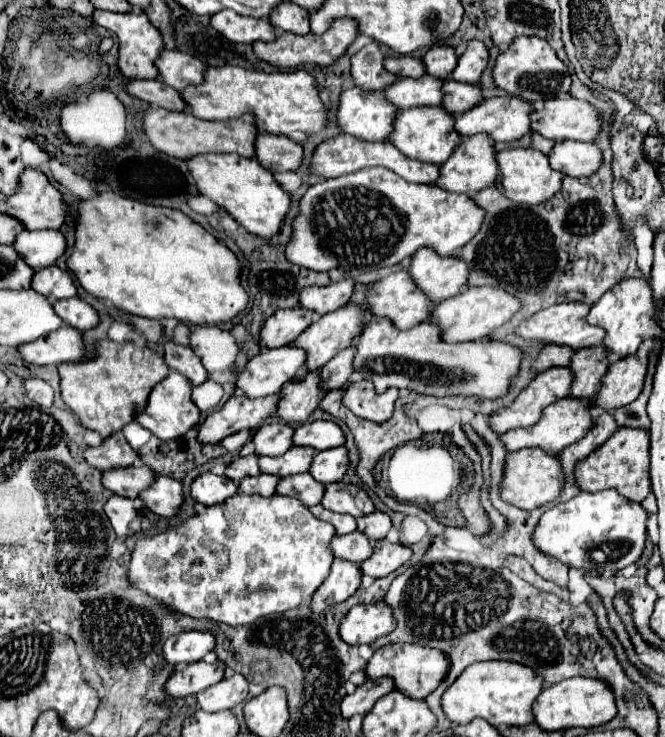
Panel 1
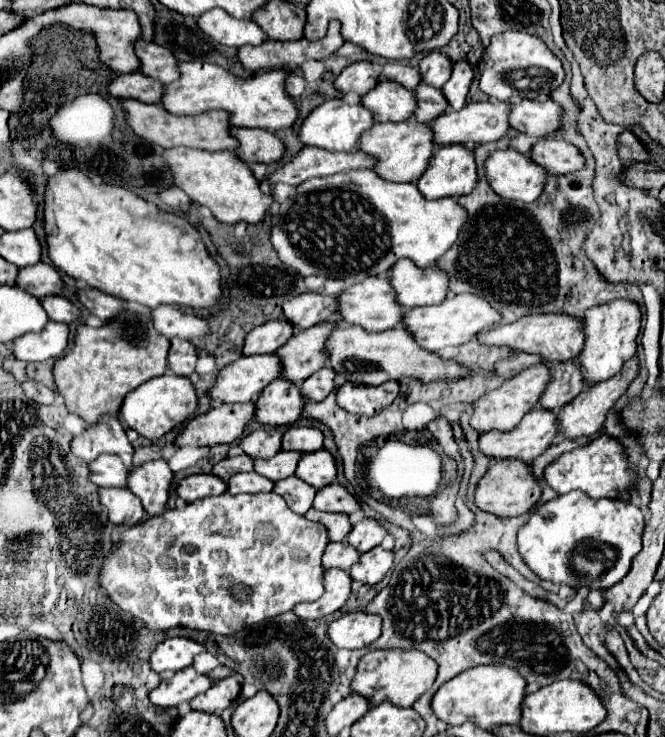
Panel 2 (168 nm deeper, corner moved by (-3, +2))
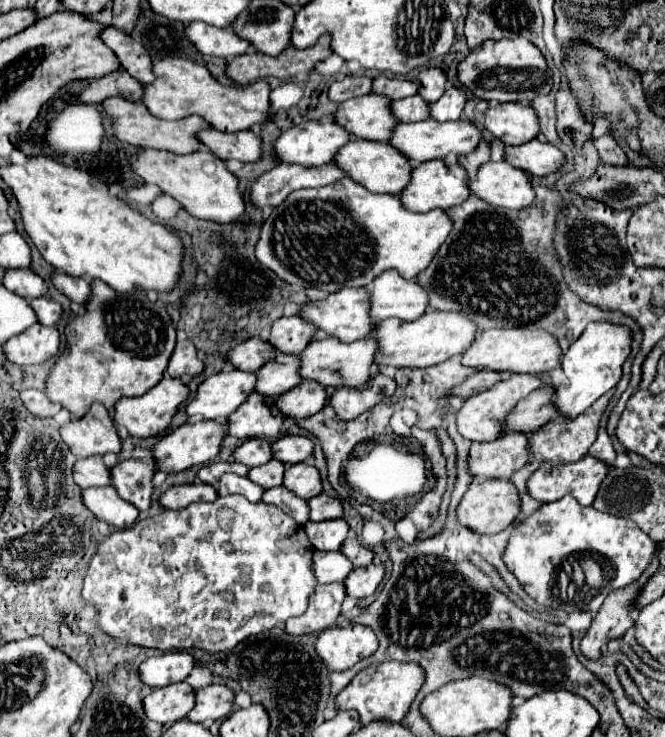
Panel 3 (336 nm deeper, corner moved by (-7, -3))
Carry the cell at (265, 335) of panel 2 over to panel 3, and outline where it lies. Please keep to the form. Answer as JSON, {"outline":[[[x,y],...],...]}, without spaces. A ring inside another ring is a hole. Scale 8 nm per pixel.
{"outline":[[[252,337],[252,339],[246,339],[244,343],[238,343],[236,347],[232,347],[226,355],[226,361],[240,371],[254,373],[266,361],[270,361],[274,355],[276,355],[276,351],[270,343],[262,341],[260,337]]]}

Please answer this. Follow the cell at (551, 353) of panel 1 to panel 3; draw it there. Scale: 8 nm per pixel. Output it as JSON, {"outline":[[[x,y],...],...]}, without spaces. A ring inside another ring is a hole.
{"outline":[[[476,371],[476,373],[472,373],[464,383],[460,383],[458,387],[454,387],[450,393],[448,393],[448,397],[450,395],[454,395],[454,397],[470,397],[470,395],[476,395],[476,393],[480,393],[480,391],[486,391],[486,389],[490,389],[496,381],[500,381],[502,379],[502,375],[500,373],[494,373],[494,371]]]}

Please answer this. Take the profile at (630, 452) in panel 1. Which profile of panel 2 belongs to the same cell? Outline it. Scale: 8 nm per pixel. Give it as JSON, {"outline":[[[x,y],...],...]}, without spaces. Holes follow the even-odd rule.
{"outline":[[[606,434],[596,436],[588,444],[562,454],[554,464],[550,464],[544,470],[544,476],[558,494],[564,494],[570,490],[582,490],[582,492],[590,494],[592,498],[616,496],[616,492],[620,492],[620,488],[636,488],[636,482],[638,482],[638,474],[632,468],[632,464],[628,462],[624,444],[618,438],[612,438]]]}

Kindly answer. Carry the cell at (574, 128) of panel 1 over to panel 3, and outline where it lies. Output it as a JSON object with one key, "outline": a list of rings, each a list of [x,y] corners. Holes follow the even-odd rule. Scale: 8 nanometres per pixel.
{"outline":[[[498,103],[484,111],[484,129],[506,145],[522,145],[538,133],[538,117],[530,105]]]}

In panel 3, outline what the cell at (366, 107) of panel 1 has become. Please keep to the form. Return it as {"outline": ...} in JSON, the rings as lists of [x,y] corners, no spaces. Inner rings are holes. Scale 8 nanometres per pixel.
{"outline":[[[332,119],[304,121],[284,131],[274,141],[274,157],[280,163],[296,163],[304,167],[320,167],[332,161],[336,151],[350,135]]]}

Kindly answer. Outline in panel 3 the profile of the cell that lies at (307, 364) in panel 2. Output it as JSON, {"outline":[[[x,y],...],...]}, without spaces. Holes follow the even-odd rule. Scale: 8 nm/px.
{"outline":[[[278,353],[272,361],[256,371],[256,393],[274,399],[298,385],[300,357]]]}

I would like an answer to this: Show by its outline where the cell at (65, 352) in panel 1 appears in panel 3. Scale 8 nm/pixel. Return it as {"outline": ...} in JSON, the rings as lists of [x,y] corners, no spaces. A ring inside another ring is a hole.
{"outline":[[[40,323],[22,331],[20,335],[4,343],[4,355],[14,365],[36,365],[58,355],[60,333],[56,327],[44,327]]]}

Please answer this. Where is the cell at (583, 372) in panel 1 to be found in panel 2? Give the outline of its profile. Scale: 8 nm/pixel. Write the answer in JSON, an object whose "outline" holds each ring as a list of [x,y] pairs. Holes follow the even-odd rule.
{"outline":[[[576,360],[558,362],[550,366],[550,370],[552,380],[540,398],[540,406],[548,410],[560,410],[582,392],[584,376],[580,376],[580,364],[576,364]]]}

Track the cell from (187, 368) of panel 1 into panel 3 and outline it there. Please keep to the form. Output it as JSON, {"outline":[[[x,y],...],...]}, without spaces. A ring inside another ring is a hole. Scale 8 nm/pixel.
{"outline":[[[178,341],[176,343],[176,349],[170,357],[170,363],[168,363],[168,373],[170,377],[182,377],[182,375],[200,375],[204,371],[204,363],[198,359],[196,355],[196,347],[192,341]]]}

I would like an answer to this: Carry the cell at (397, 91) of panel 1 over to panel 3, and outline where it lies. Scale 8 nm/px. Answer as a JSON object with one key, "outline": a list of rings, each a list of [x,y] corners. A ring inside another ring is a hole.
{"outline":[[[364,95],[356,99],[348,99],[338,105],[334,113],[334,121],[344,127],[356,139],[368,141],[388,141],[396,119],[388,107],[388,97]]]}

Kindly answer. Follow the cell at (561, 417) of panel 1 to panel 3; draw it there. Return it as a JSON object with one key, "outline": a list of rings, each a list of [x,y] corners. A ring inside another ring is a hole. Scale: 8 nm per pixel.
{"outline":[[[506,433],[492,443],[472,443],[468,469],[472,477],[510,479],[526,461],[530,461],[528,437],[524,433]]]}

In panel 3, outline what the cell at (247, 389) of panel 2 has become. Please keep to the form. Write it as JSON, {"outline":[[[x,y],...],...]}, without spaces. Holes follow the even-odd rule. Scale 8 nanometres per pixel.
{"outline":[[[238,369],[220,371],[198,385],[194,399],[190,399],[186,405],[186,413],[188,417],[202,415],[204,419],[224,421],[246,401],[246,397],[254,391],[254,385],[254,373]]]}

